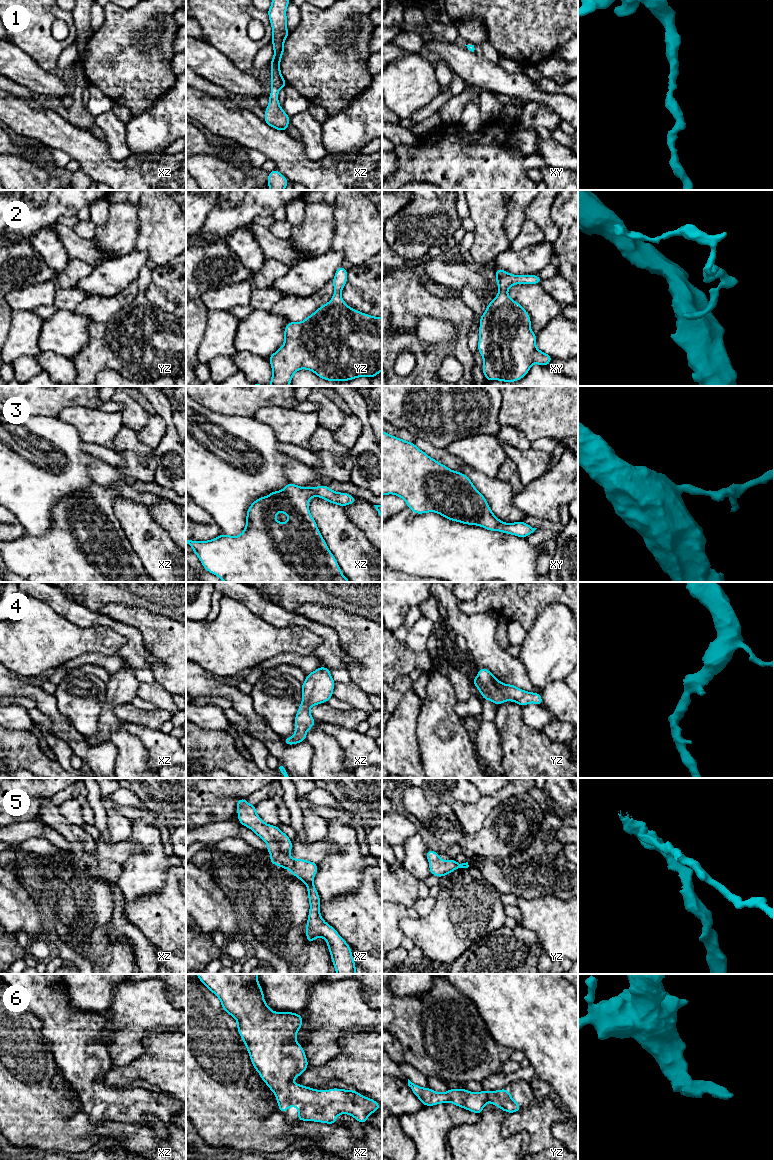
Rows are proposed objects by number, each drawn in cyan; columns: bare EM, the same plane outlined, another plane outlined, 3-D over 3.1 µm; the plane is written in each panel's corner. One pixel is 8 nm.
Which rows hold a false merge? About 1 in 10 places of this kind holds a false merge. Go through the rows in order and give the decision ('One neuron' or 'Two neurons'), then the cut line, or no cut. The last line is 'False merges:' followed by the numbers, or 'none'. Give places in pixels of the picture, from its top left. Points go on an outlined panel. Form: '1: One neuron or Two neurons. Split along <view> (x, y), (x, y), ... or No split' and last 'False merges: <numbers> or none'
1: One neuron. No split
2: One neuron. No split
3: One neuron. No split
4: One neuron. No split
5: One neuron. No split
6: One neuron. No split
False merges: none

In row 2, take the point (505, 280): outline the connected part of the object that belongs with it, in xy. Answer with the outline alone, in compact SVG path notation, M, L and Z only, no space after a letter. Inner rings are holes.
M501 269L495 270L495 276L499 293L480 316L478 352L483 357L482 371L487 381L515 382L526 376L534 363L548 366L553 359L536 347L536 333L530 329L529 314L507 294L512 285L539 284L542 279L537 275L512 275Z

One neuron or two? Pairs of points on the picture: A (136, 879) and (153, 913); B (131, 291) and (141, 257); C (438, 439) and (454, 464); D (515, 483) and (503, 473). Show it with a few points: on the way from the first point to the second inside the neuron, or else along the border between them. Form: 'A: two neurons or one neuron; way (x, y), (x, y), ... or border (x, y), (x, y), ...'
A: two neurons; border (165, 885), (157, 892), (140, 896), (125, 903)
B: two neurons; border (132, 281), (113, 295)
C: two neurons; border (421, 438), (434, 446), (445, 448)
D: one neuron; way (512, 480), (506, 474)

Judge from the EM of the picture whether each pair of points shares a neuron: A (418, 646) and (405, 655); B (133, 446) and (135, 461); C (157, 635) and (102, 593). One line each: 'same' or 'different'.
A: different
B: same
C: different

